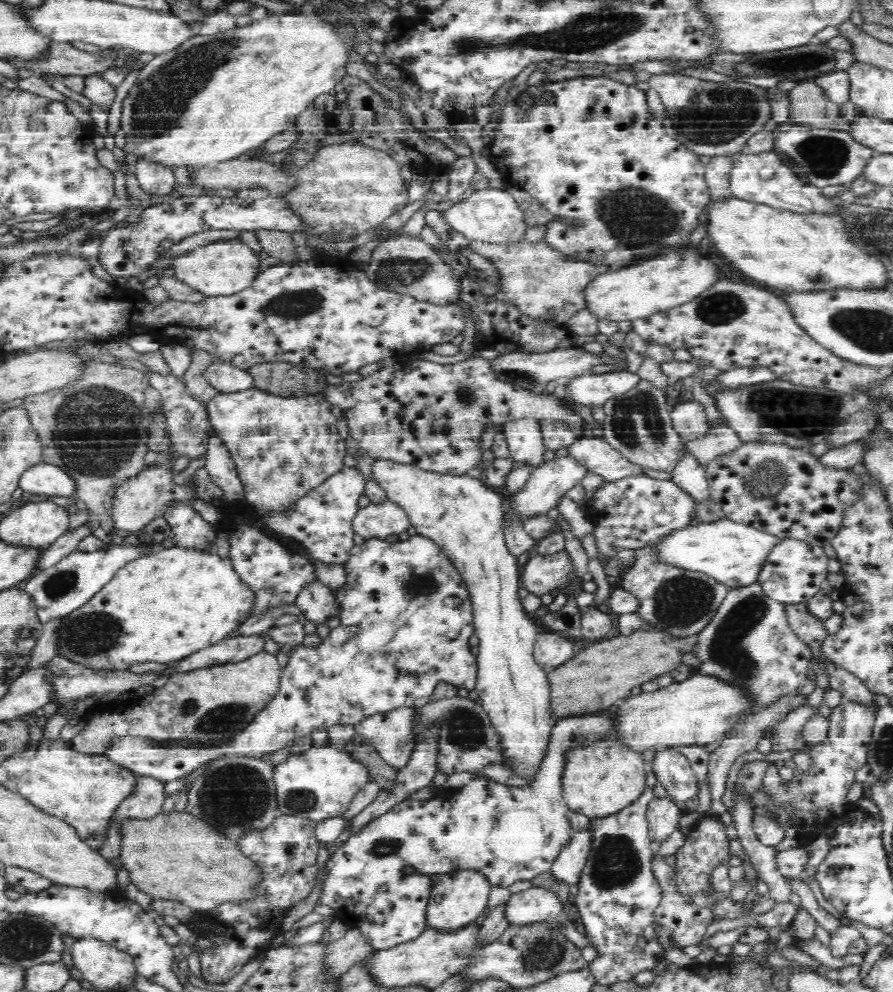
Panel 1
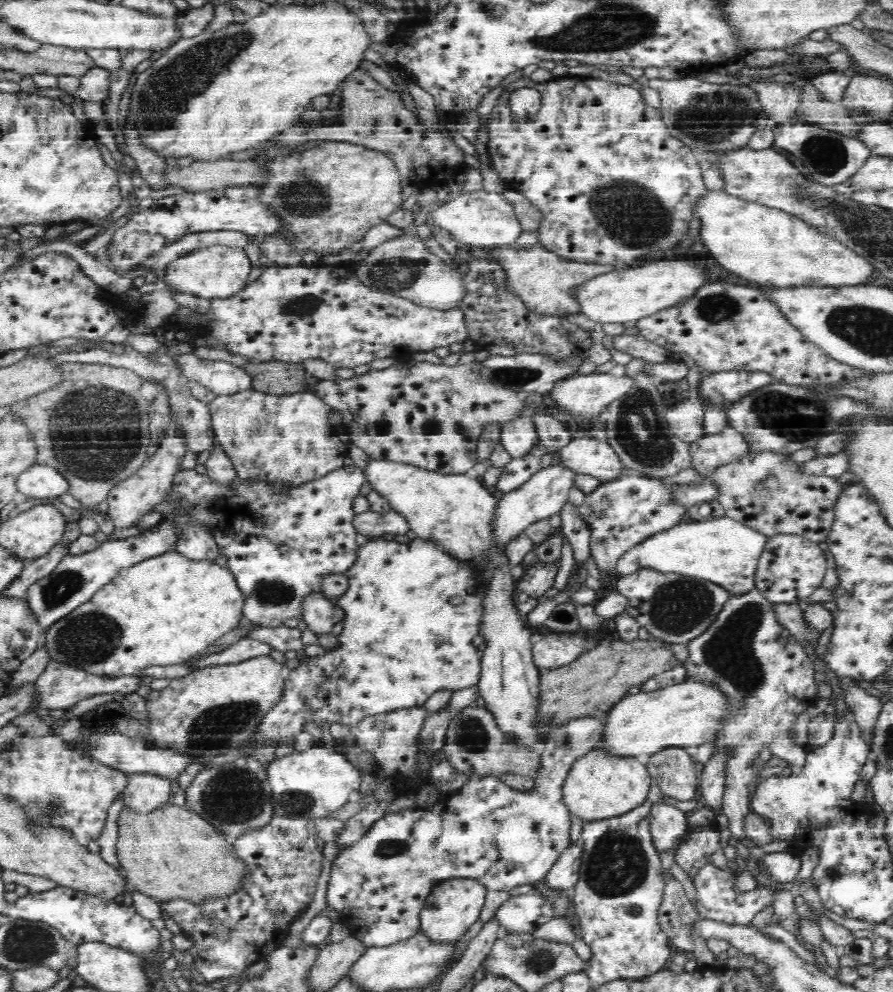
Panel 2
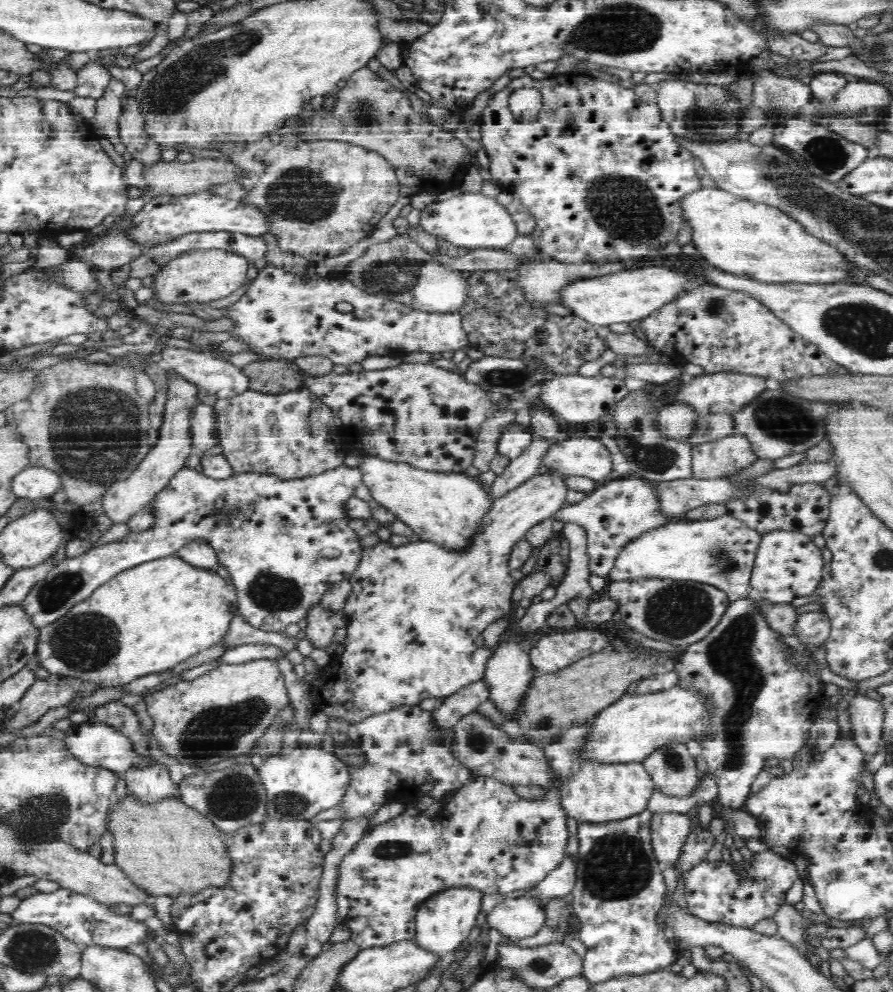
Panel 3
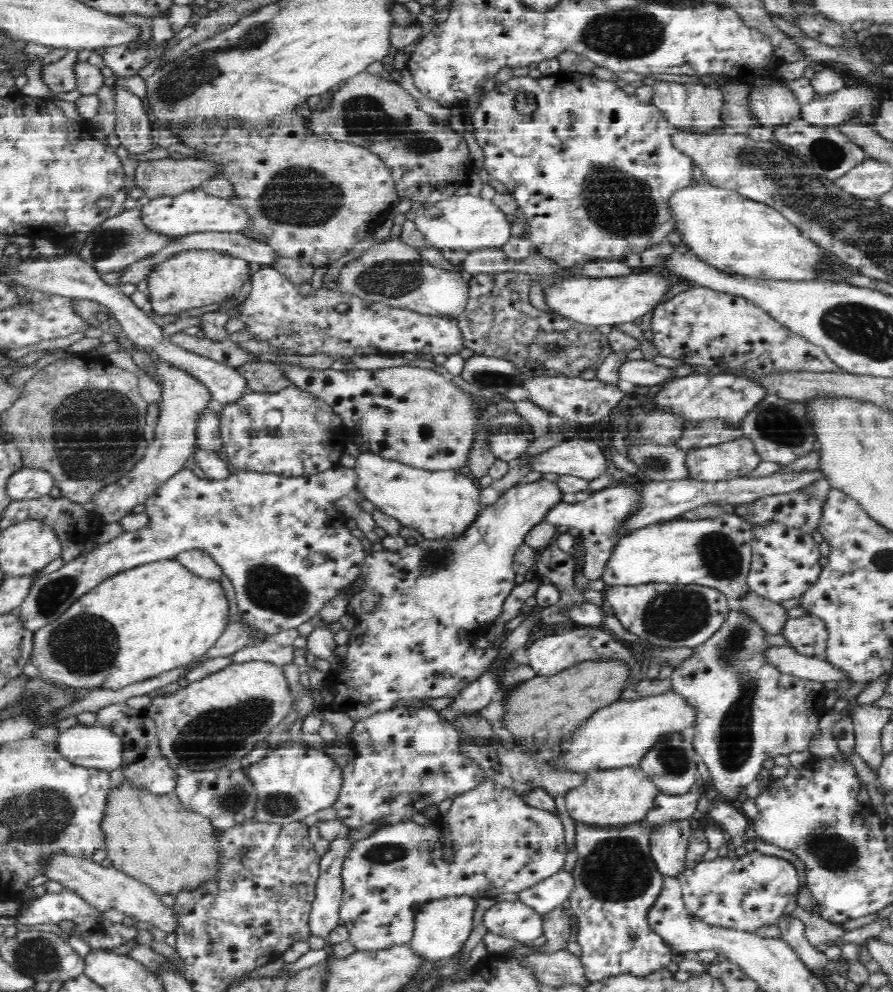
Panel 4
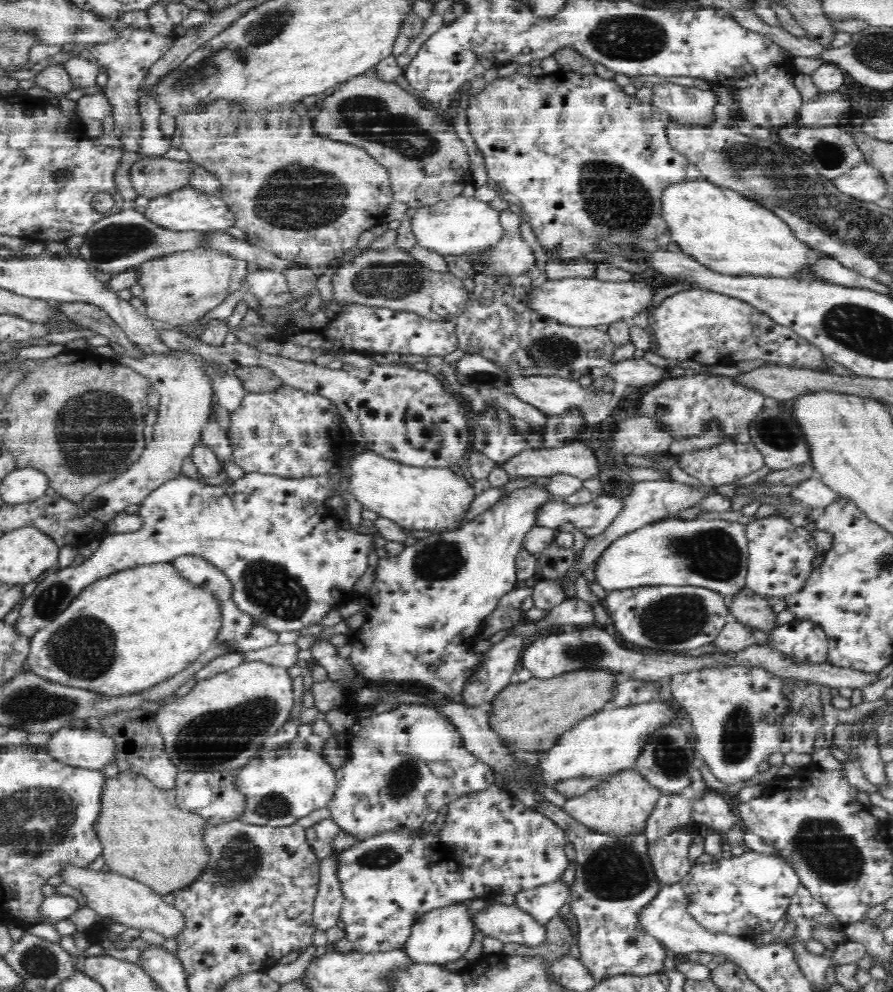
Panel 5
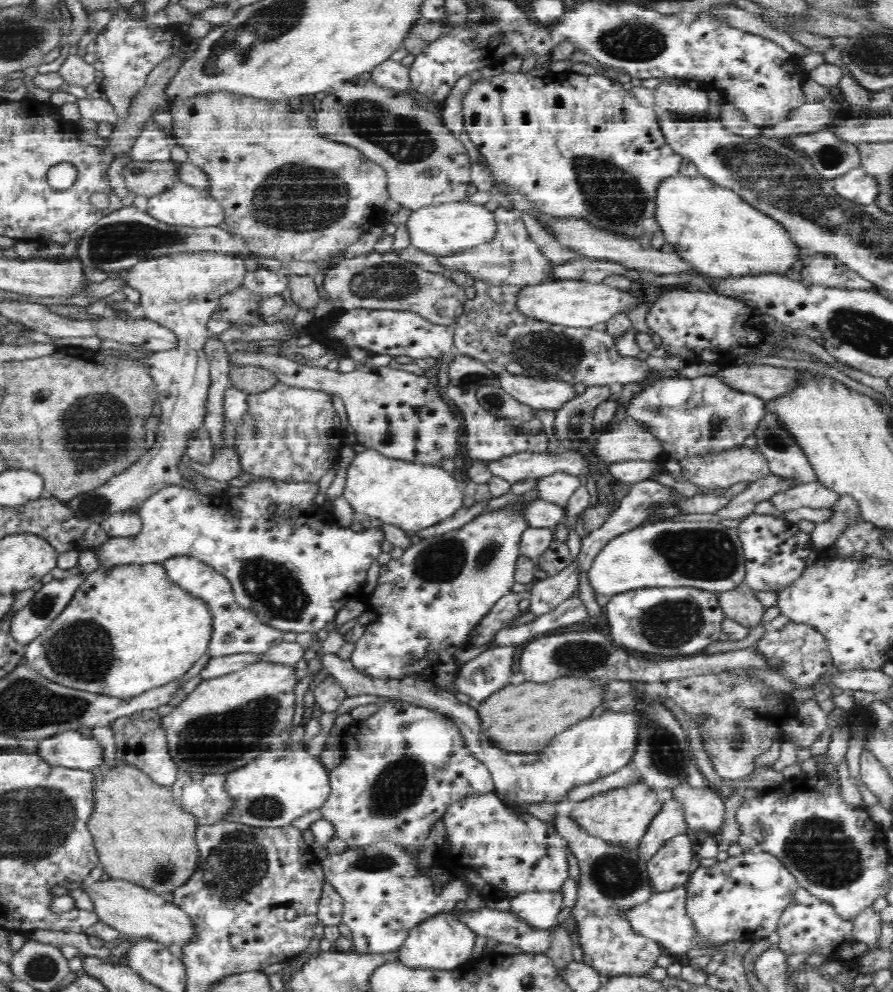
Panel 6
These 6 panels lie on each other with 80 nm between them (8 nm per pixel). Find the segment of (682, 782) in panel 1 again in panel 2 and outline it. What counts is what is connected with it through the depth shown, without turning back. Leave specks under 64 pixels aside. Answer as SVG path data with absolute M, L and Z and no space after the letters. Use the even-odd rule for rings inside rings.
M668 747L654 753L647 764L647 770L652 780L656 779L661 792L677 800L692 800L699 798L699 773L694 769L692 757L686 753L685 747Z

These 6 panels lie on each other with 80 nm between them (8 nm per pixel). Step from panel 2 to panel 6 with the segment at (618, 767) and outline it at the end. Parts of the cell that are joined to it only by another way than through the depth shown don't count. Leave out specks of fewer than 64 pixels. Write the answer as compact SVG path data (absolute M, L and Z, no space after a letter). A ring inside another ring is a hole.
M636 778L631 784L604 790L590 798L576 800L569 815L590 834L605 838L608 842L636 848L641 844L650 820L660 810L660 804L662 802L658 792L654 792L654 789Z

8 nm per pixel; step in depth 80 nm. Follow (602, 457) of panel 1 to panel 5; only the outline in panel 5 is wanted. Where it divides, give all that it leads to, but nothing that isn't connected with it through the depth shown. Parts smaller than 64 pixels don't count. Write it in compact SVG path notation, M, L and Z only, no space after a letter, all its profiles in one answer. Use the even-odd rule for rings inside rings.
M578 438L569 440L564 446L560 446L560 448L524 450L503 463L503 467L512 478L515 476L523 478L533 476L537 477L539 480L546 480L551 476L568 473L576 478L588 480L597 477L600 472L600 462L598 462L596 452L594 452L588 444L584 444L584 442Z

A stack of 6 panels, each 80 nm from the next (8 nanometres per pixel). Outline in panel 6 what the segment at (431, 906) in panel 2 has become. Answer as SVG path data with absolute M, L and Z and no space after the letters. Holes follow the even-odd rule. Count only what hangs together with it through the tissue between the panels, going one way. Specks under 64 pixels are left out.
M452 910L442 913L434 914L422 922L414 925L413 929L410 929L410 934L406 939L406 942L399 950L401 954L401 963L406 966L421 966L422 968L441 968L442 970L450 970L457 968L462 963L465 963L471 956L472 949L474 948L475 938L477 934L464 923L464 916L466 911Z

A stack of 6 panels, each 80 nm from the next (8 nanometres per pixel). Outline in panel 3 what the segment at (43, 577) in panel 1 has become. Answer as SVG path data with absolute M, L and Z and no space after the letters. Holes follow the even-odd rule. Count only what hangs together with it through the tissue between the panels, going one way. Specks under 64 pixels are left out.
M345 464L298 481L280 481L270 475L258 476L254 473L236 473L226 480L216 480L204 473L197 473L196 469L184 467L153 502L158 517L154 526L137 533L130 532L121 540L92 547L84 554L66 557L46 578L32 587L22 605L28 610L36 627L45 628L66 616L76 605L88 600L97 588L110 582L122 571L175 554L190 538L199 536L209 539L217 551L218 563L228 570L240 595L239 614L248 625L268 632L284 631L290 624L300 622L312 604L320 602L331 583L348 580L358 566L361 546L356 531L349 524L352 518L348 515L346 502L355 496L356 488L362 484L363 474L359 467L348 467ZM324 550L338 550L338 554L324 556Z

